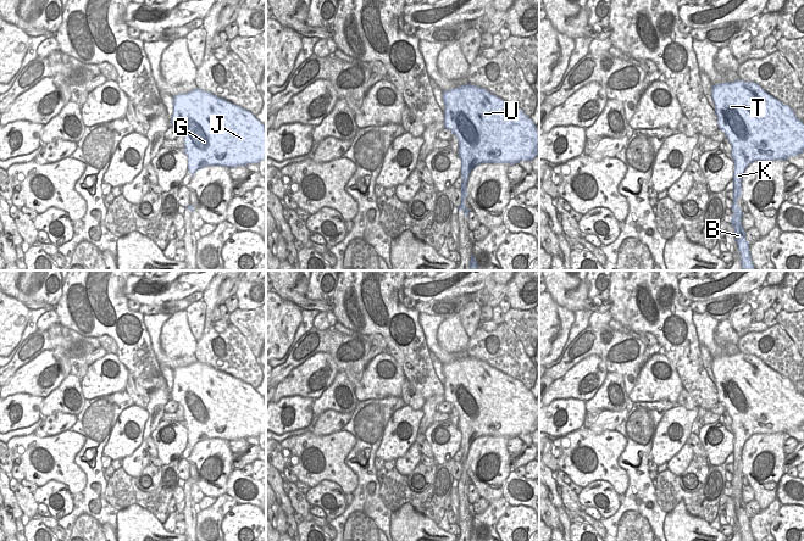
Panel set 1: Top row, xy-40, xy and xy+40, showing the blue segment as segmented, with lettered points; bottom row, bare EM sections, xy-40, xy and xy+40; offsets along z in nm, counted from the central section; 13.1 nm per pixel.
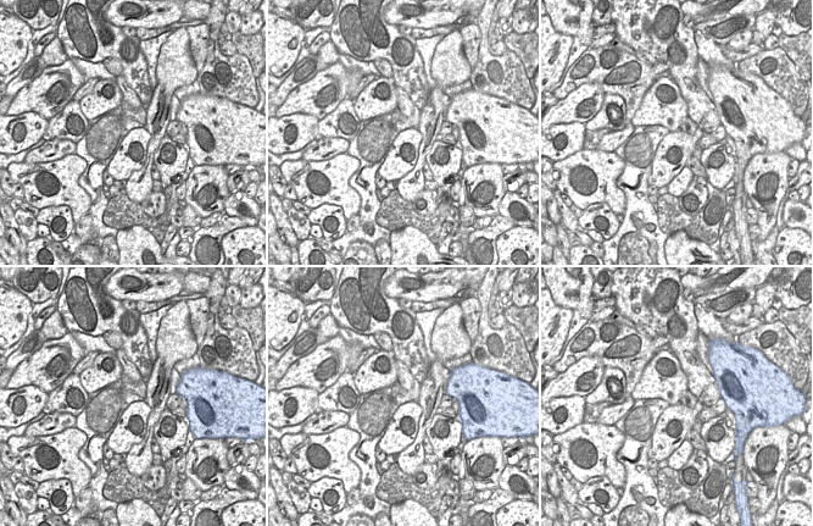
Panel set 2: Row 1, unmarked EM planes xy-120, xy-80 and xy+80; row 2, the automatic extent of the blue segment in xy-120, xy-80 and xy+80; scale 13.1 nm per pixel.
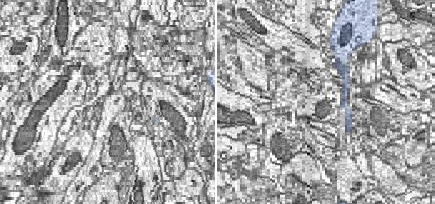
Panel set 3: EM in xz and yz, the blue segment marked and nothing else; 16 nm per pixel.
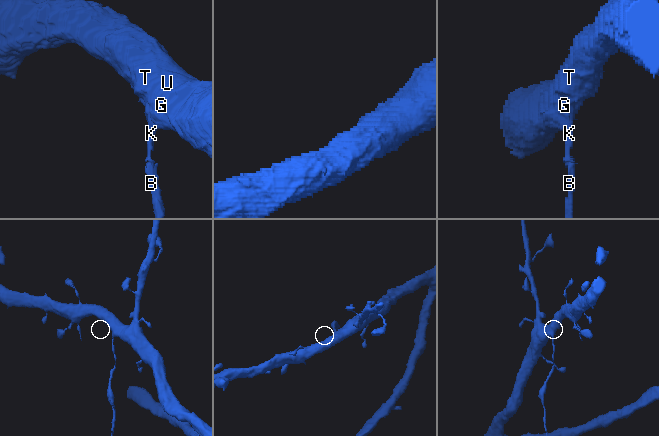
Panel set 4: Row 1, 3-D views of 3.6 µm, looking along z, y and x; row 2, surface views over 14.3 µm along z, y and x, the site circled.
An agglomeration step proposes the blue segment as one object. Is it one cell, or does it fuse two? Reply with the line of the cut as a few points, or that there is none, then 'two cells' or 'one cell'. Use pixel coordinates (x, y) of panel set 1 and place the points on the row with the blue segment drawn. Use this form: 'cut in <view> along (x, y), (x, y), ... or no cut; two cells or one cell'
cut in xy+40 along (737, 195), (733, 198); two cells

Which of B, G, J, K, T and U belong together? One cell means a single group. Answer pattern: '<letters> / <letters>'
B / G J K T U

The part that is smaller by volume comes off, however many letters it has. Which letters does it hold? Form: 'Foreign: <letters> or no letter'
Foreign: B

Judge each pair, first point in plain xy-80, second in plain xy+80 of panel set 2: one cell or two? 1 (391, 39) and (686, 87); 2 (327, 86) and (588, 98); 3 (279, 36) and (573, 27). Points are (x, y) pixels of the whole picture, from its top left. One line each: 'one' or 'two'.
1: one
2: one
3: two

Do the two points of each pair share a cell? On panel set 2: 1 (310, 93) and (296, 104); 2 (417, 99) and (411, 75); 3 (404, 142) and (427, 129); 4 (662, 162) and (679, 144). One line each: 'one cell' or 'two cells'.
1: one cell
2: one cell
3: two cells
4: one cell

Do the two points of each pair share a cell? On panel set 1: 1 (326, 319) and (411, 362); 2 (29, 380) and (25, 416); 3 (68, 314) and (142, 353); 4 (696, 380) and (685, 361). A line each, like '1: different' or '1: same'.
1: different
2: different
3: same
4: same

